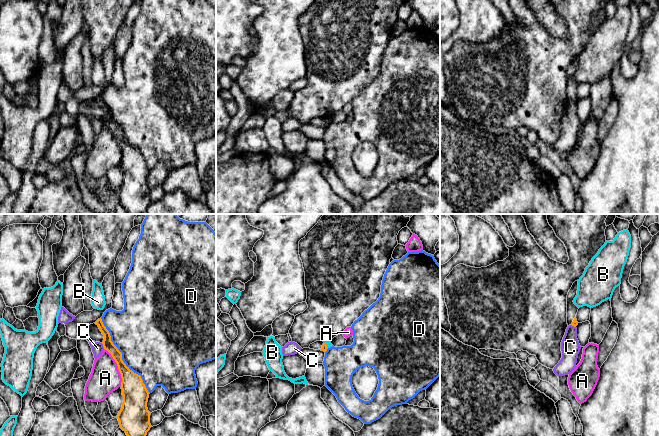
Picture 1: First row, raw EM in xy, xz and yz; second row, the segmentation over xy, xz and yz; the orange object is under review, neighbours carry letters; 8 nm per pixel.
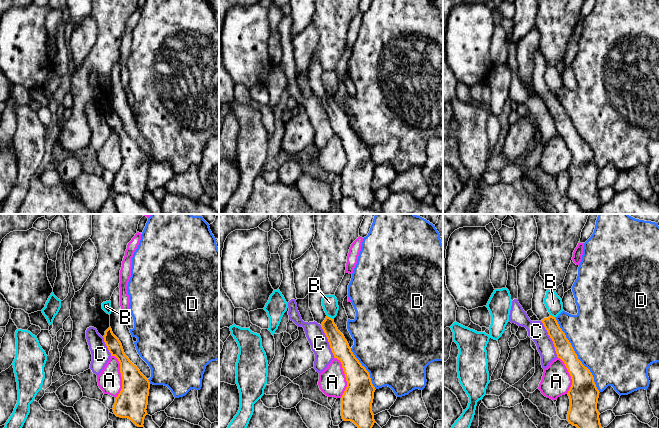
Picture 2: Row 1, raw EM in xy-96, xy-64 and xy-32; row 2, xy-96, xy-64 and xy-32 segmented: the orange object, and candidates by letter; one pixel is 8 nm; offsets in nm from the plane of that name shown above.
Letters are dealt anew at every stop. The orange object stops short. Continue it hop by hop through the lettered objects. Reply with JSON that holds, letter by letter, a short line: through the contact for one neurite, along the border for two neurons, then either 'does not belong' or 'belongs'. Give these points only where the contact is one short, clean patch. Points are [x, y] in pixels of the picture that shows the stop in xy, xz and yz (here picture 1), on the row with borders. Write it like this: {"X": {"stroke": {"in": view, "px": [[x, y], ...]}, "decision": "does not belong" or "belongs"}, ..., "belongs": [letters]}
{"A": {"decision": "does not belong"}, "B": {"stroke": {"in": "xz", "px": [[325, 342], [328, 347]]}, "decision": "does not belong"}, "C": {"decision": "does not belong"}, "D": {"decision": "does not belong"}, "belongs": []}

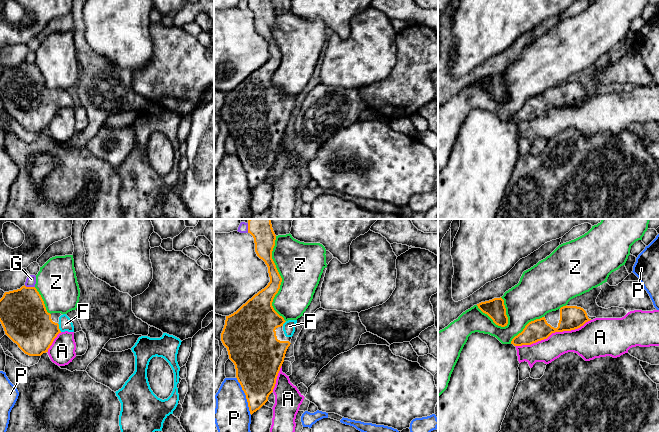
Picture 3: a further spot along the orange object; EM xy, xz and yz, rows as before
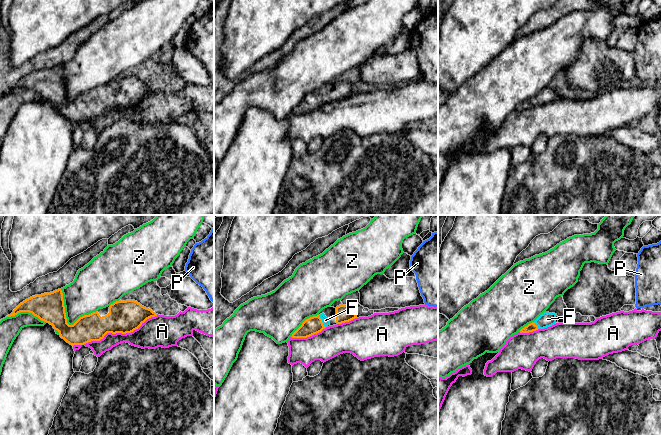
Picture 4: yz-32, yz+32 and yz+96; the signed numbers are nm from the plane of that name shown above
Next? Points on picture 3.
{"A": {"decision": "does not belong"}, "F": {"stroke": {"in": "xy", "px": [[28, 324], [36, 327], [58, 327], [65, 324]]}, "decision": "belongs"}, "G": {"decision": "does not belong"}, "P": {"decision": "does not belong"}, "Z": {"decision": "does not belong"}, "belongs": ["F"]}

